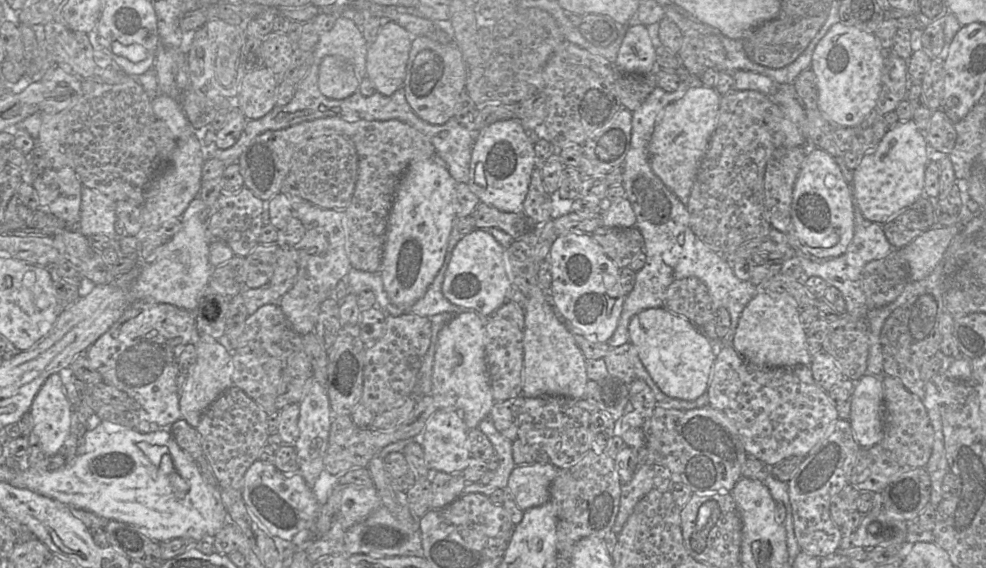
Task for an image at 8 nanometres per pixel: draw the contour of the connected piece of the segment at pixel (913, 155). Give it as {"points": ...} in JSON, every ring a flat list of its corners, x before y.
{"points":[[914,120,899,121,889,129,875,151,864,154,853,171,853,191,863,217,885,224,911,208,924,195,928,143]]}

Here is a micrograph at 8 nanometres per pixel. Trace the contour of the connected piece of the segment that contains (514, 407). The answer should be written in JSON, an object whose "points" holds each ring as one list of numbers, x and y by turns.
{"points":[[523,395,504,401,495,401,488,416,492,419,497,431,512,442,518,437,518,417,523,402]]}

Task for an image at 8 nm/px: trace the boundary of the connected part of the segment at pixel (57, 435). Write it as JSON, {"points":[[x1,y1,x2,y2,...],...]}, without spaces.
{"points":[[59,374,50,375,35,396,29,410,33,433,37,435,38,446,49,456,60,452,65,440,72,432,72,406,64,391]]}

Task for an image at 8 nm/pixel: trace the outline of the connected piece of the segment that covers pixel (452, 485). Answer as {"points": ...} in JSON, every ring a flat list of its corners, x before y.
{"points":[[432,472,430,509,448,506,463,495,466,481,462,473]]}

